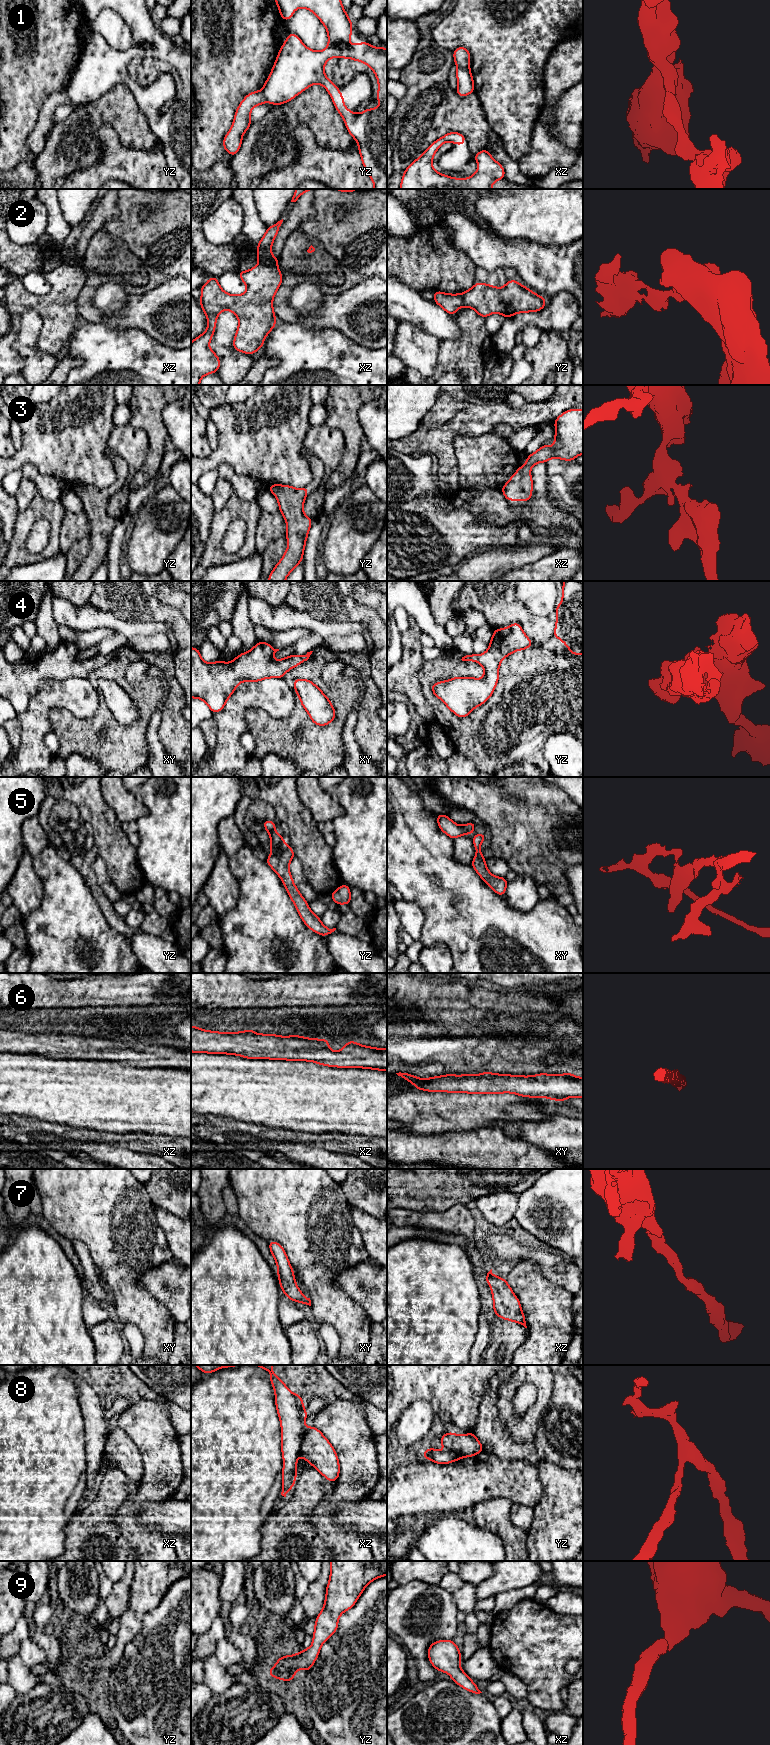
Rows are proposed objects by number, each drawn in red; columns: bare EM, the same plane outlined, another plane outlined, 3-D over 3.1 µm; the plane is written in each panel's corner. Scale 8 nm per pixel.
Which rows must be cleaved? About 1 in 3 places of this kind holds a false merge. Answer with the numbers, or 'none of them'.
1, 2, 5, 8

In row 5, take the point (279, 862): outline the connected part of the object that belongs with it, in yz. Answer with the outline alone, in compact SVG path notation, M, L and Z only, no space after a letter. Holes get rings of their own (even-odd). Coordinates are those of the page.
M285 845L281 853L272 853L265 862L277 873L281 878L292 902L294 903L304 924L315 933L321 936L330 935L336 928L330 929L325 927L320 921L320 917L313 914L308 906L308 902L299 893L295 886L292 876L289 872L289 863L295 857L293 848Z

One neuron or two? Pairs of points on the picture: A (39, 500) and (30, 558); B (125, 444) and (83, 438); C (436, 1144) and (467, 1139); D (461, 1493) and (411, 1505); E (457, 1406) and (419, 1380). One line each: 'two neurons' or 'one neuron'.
A: one neuron
B: two neurons
C: one neuron
D: one neuron
E: one neuron

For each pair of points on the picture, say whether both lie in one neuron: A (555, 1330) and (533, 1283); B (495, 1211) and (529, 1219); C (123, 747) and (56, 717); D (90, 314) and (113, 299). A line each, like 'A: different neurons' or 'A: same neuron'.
A: same neuron
B: different neurons
C: same neuron
D: different neurons

